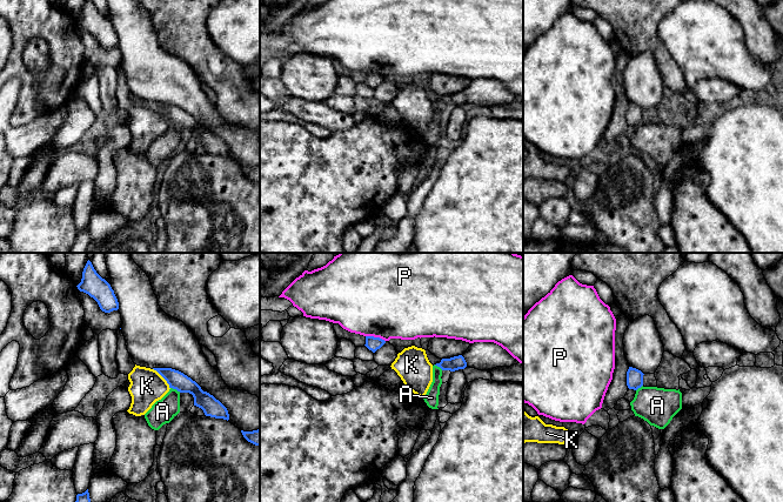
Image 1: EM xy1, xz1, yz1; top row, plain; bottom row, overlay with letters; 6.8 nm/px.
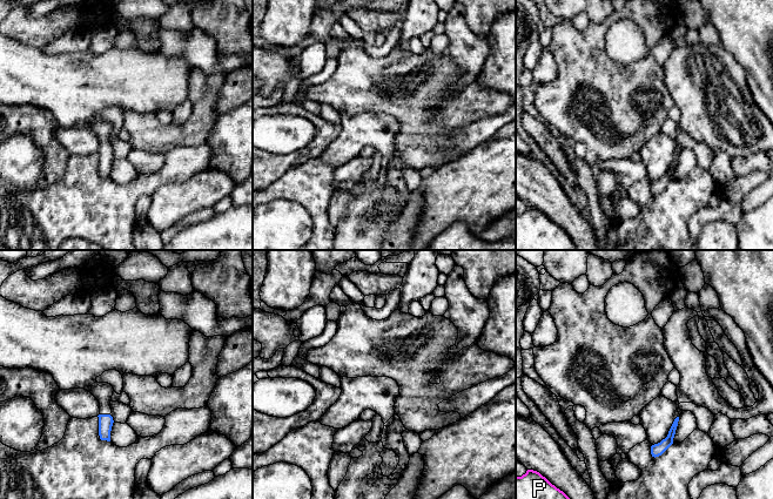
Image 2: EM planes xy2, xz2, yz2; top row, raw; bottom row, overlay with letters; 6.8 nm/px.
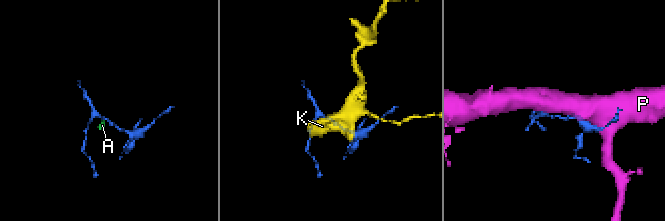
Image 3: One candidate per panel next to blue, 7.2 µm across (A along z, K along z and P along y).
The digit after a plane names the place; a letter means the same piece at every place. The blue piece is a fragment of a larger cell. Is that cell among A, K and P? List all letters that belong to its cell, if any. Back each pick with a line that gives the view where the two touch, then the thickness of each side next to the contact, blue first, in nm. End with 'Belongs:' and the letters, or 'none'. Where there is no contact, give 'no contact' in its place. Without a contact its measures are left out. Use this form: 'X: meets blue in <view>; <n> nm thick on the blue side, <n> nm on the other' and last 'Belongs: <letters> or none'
Belongs: none

